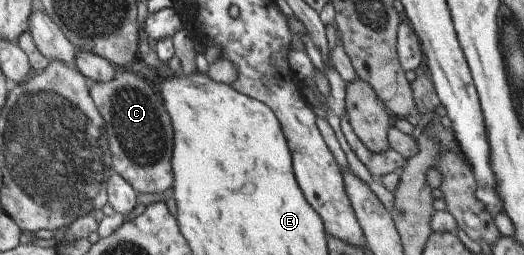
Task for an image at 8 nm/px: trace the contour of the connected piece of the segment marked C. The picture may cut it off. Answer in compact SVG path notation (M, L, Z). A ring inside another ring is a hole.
M118 68L114 71L112 80L88 83L88 86L92 102L104 122L112 154L112 171L127 181L135 193L166 192L172 184L172 125L162 108L156 87L131 70Z

